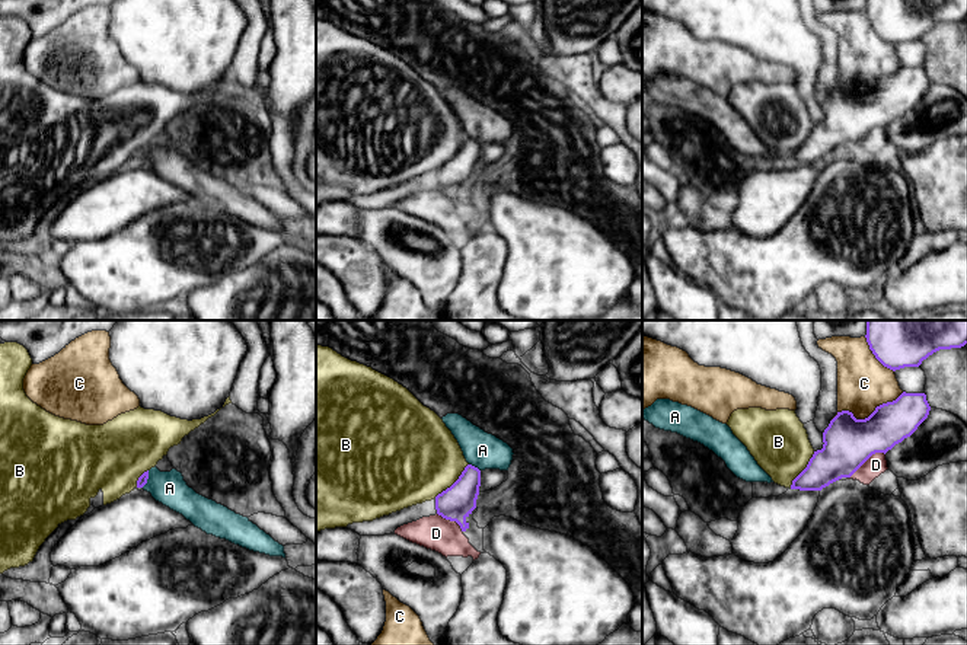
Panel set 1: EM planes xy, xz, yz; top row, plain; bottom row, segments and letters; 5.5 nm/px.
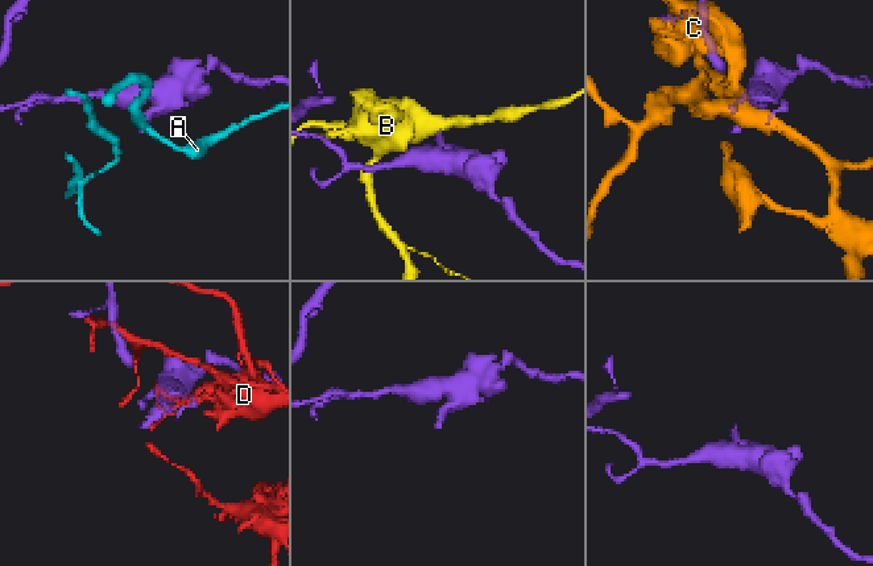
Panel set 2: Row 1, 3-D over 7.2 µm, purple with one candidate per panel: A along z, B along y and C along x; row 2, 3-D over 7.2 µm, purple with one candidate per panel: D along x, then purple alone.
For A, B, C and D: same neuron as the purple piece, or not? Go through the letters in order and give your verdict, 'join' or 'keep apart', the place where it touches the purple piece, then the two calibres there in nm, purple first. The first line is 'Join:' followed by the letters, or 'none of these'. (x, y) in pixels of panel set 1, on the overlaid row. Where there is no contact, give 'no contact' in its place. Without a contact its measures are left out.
Join: none of these
A: keep apart | xy (147, 478) | 50/190 nm
B: keep apart | xz (455, 482) | 190/460 nm
C: keep apart | yz (868, 417) | 280/300 nm
D: keep apart | yz (865, 460) | 280/110 nm

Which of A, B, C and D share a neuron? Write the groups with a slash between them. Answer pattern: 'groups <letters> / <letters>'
groups A / B / C / D

